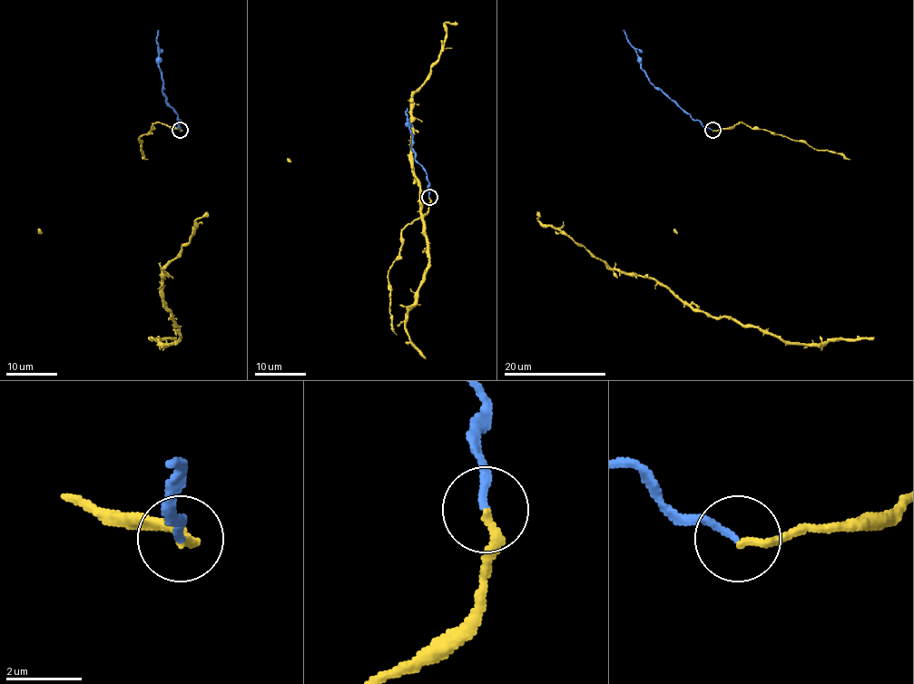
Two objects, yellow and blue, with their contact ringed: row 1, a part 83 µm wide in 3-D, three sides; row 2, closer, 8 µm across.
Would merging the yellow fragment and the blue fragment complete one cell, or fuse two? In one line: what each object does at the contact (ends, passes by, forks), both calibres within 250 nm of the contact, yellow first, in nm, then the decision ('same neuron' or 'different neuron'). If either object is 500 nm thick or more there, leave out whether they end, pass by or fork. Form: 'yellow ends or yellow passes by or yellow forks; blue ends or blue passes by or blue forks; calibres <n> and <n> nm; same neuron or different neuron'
yellow ends; blue ends; calibres 220 and 200 nm; same neuron

